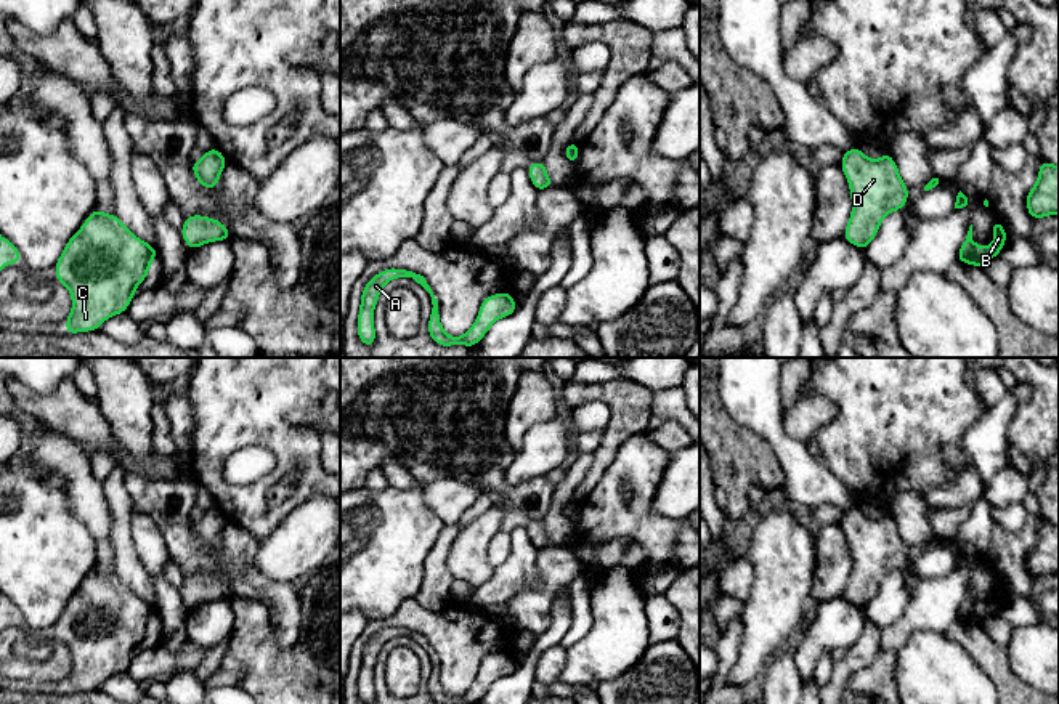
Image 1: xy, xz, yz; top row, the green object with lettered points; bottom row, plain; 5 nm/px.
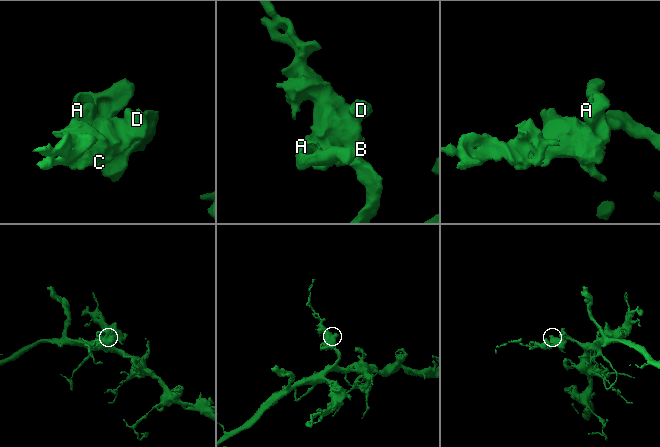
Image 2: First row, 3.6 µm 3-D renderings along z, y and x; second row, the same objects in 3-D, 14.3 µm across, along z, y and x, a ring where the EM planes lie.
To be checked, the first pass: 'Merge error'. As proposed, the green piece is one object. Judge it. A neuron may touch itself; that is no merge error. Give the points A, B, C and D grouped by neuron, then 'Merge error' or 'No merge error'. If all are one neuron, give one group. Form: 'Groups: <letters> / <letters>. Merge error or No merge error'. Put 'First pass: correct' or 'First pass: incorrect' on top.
First pass: incorrect
Groups: A B C D. No merge error

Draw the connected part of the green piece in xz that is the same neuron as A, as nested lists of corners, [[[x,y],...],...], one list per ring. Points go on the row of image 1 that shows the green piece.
[[[387,268],[377,273],[367,281],[361,292],[361,305],[358,313],[358,338],[363,345],[374,348],[375,343],[375,327],[374,327],[374,308],[377,305],[379,295],[387,282],[398,277],[411,277],[419,284],[430,297],[432,313],[428,316],[428,337],[441,346],[475,346],[486,335],[489,327],[502,318],[512,316],[517,311],[517,303],[509,292],[494,293],[485,297],[478,311],[478,316],[472,327],[461,337],[448,335],[440,322],[440,300],[430,282],[412,271],[401,268]]]

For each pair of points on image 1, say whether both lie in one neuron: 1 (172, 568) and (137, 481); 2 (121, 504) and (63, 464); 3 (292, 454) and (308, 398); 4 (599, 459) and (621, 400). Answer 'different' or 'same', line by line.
1: different
2: different
3: same
4: same

